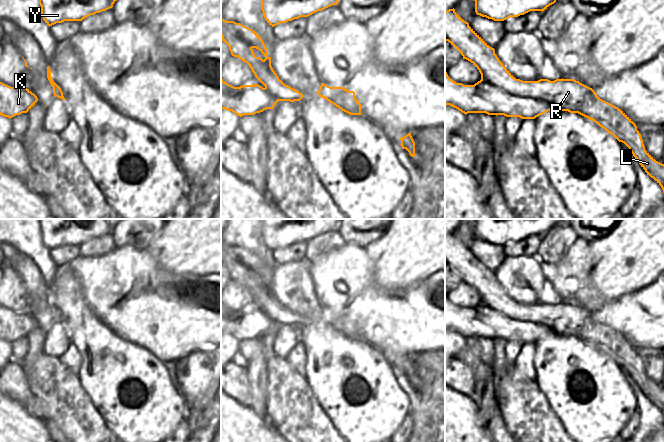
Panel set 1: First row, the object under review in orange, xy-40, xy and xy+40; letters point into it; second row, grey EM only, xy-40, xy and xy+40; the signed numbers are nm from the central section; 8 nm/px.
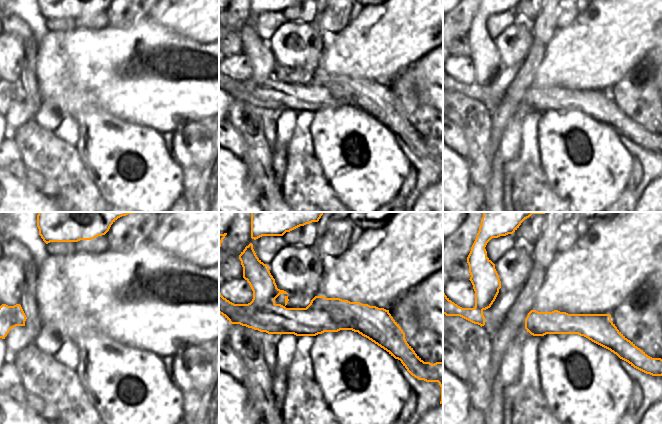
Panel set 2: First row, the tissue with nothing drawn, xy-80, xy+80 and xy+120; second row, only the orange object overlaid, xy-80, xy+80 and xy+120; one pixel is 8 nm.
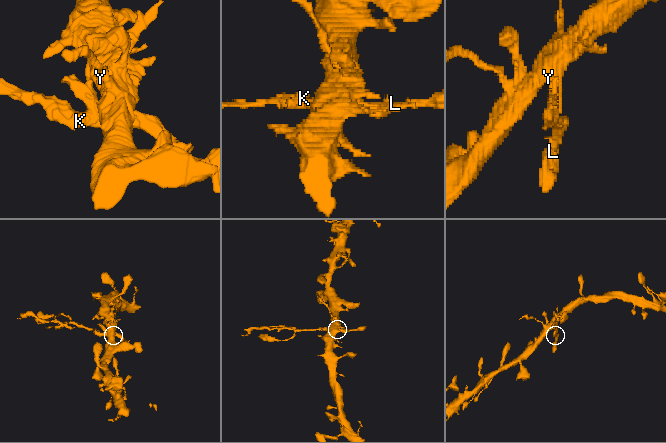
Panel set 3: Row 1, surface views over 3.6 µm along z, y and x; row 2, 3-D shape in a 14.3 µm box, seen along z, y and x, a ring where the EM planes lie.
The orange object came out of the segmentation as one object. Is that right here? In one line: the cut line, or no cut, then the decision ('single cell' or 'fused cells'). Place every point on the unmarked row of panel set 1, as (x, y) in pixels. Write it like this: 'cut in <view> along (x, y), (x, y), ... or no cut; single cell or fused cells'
cut in xy+40 along (481, 302), (508, 313), (529, 307); fused cells

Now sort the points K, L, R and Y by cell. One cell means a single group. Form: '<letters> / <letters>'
K L R / Y

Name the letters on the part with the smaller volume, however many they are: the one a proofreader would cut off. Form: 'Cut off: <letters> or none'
Cut off: K, L, R

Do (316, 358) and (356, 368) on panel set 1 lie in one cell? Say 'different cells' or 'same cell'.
same cell

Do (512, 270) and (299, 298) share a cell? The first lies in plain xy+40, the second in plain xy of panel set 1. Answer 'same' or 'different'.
same

